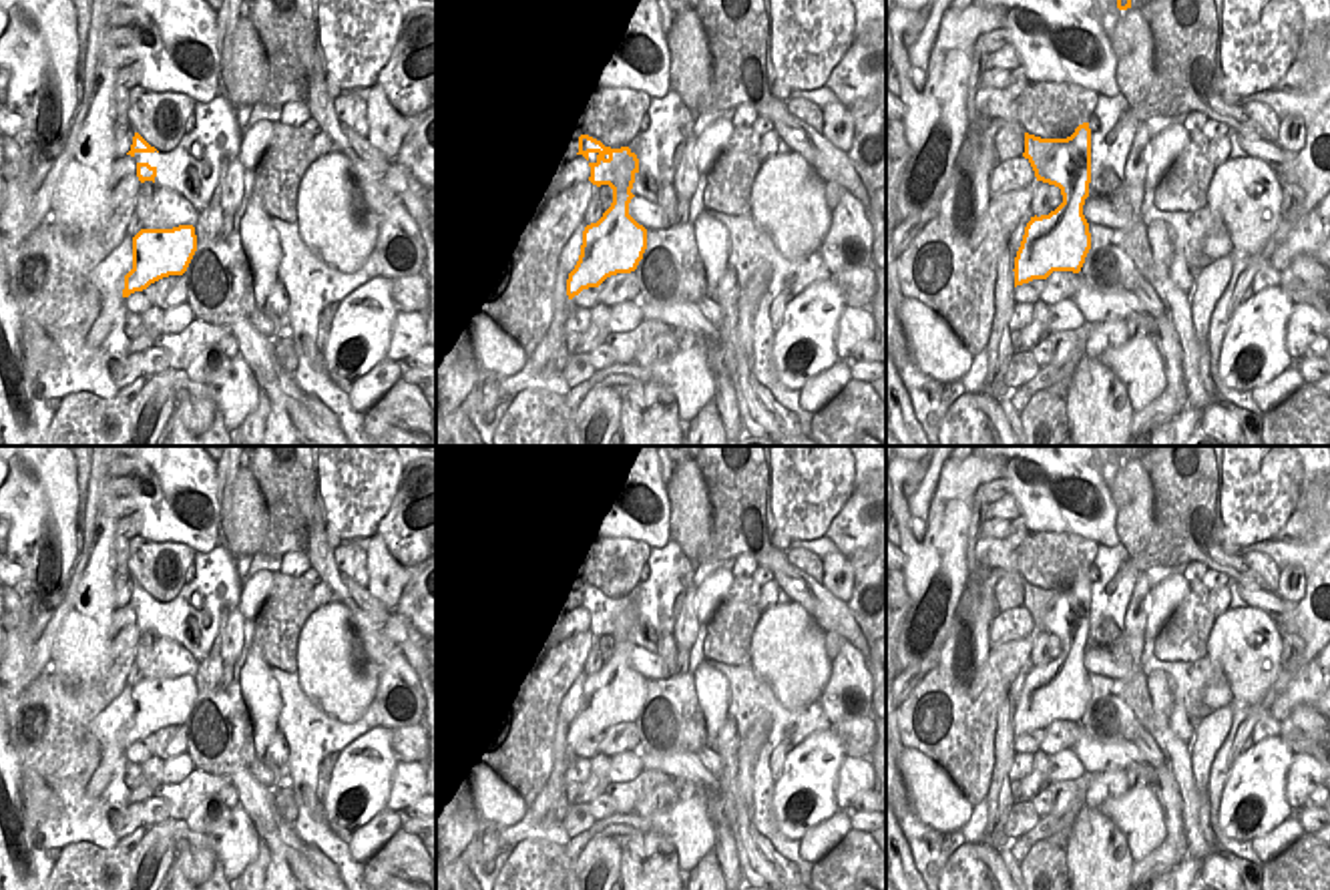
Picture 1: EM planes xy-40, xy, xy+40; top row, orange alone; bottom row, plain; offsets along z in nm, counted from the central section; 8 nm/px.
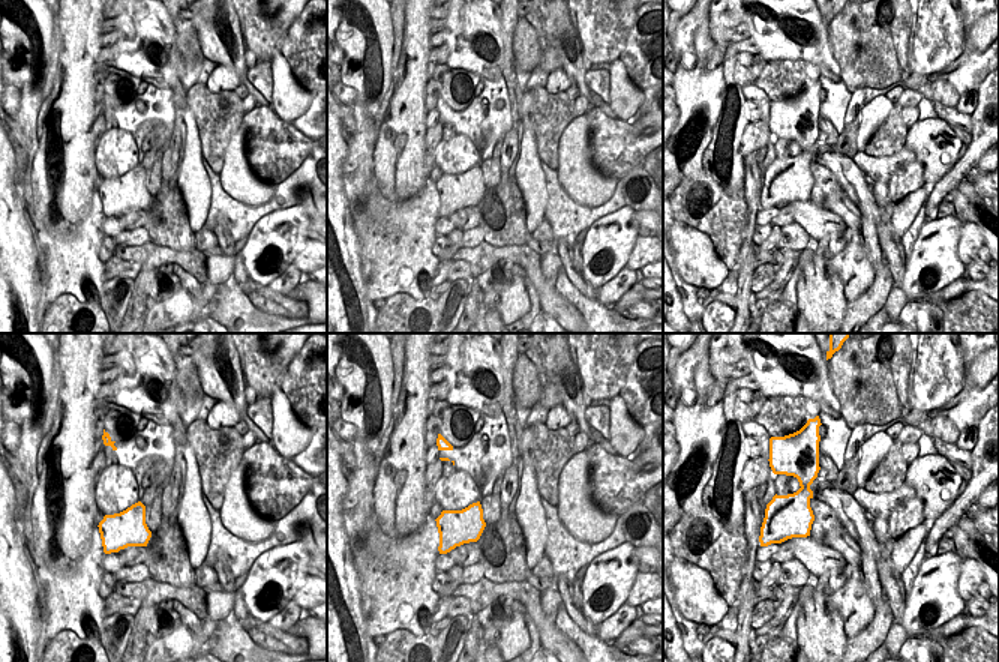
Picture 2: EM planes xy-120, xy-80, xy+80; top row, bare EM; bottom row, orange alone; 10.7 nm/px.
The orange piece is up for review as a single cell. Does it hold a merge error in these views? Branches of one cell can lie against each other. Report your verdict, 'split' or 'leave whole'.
split

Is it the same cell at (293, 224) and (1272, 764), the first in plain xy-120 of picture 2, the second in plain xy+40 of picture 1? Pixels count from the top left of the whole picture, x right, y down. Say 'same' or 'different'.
same

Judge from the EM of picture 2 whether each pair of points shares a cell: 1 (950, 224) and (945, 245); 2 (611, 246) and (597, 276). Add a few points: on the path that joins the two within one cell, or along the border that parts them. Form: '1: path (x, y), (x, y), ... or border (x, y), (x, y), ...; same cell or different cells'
1: path (948, 228), (945, 240); same cell
2: path (614, 255), (614, 264), (606, 275); same cell

